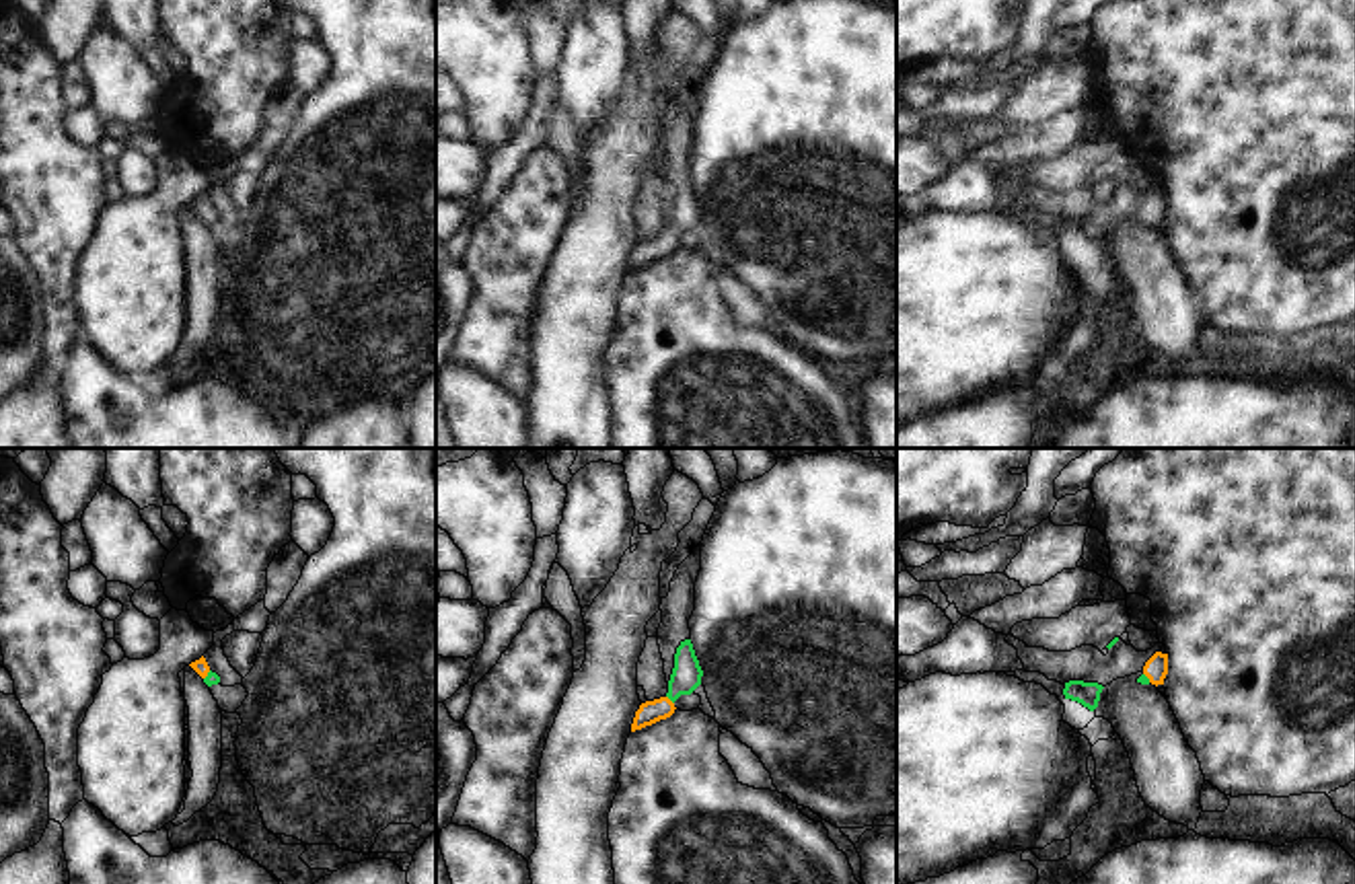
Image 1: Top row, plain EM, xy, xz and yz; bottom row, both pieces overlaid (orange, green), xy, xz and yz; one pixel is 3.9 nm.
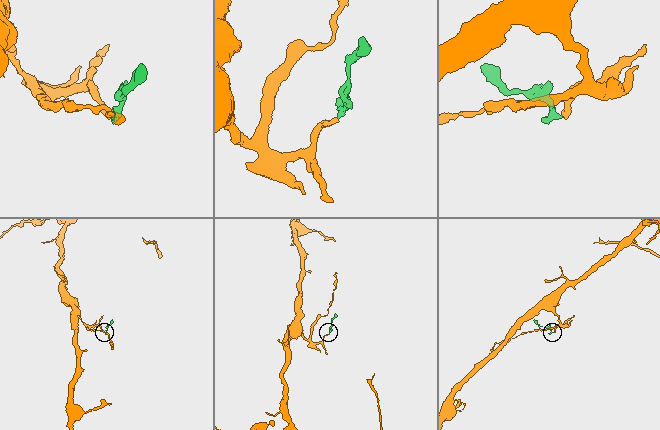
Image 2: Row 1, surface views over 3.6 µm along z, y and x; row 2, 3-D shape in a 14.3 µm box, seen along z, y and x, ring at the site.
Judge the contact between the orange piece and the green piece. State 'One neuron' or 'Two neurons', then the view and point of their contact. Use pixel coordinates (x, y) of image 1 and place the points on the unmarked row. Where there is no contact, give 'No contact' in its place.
One neuron. Touches orange at xz (669, 239).

